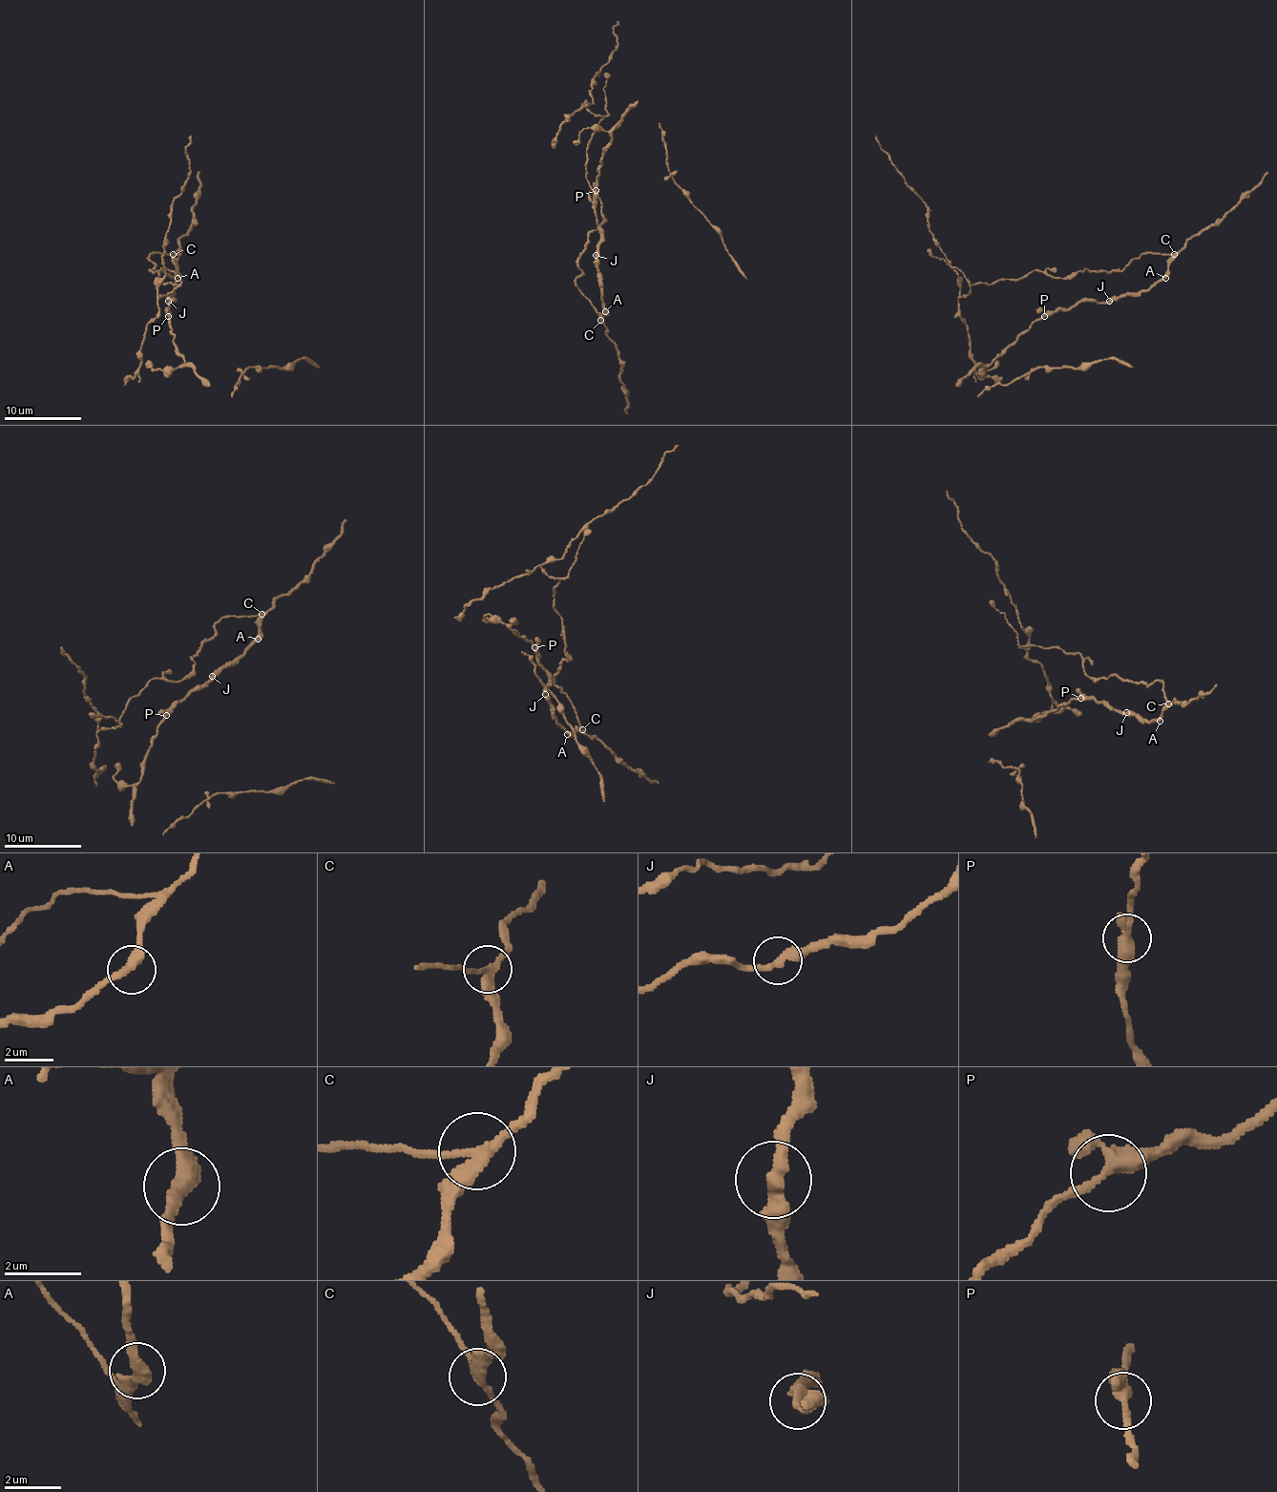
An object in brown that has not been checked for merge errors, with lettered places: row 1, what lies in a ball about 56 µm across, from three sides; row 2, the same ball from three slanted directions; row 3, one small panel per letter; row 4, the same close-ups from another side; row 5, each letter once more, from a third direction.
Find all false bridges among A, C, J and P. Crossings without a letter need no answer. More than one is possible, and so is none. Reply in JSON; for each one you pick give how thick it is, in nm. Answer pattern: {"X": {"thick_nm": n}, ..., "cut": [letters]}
{"C": {"thick_nm": 280}, "cut": ["C"]}

